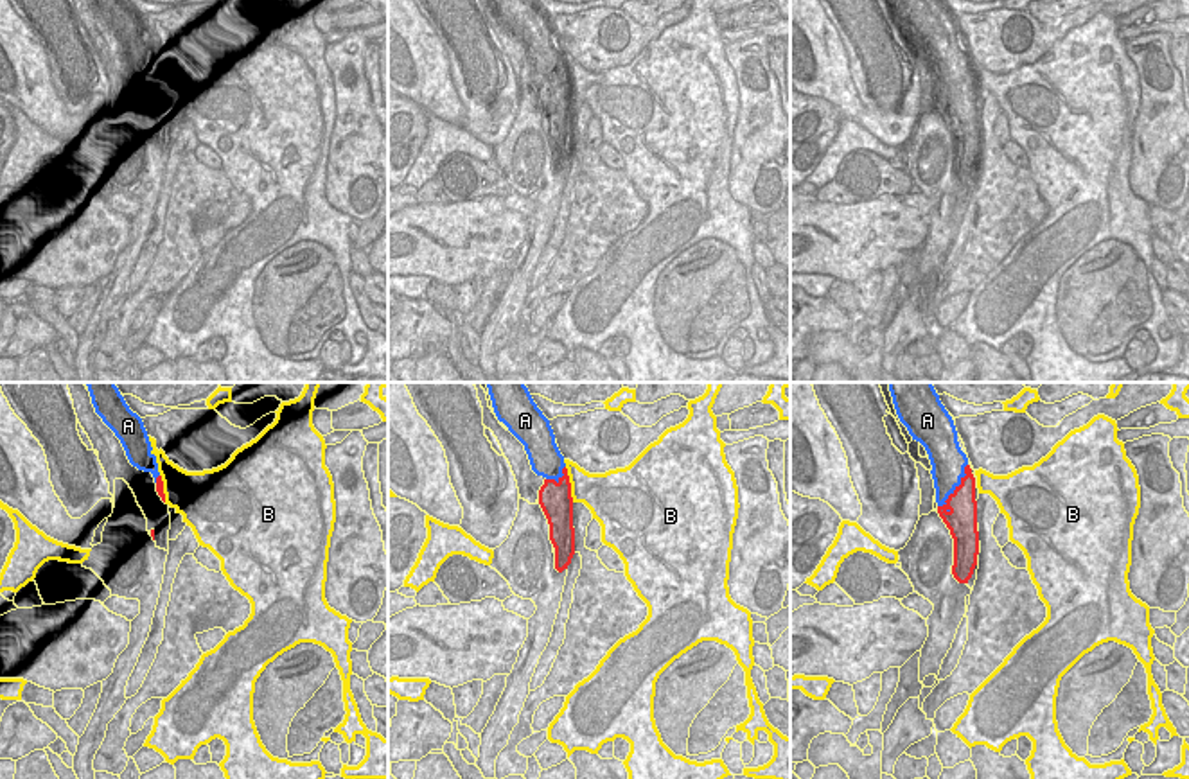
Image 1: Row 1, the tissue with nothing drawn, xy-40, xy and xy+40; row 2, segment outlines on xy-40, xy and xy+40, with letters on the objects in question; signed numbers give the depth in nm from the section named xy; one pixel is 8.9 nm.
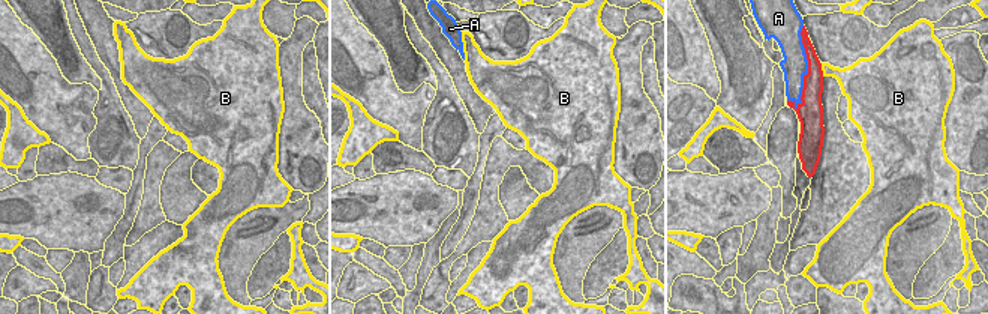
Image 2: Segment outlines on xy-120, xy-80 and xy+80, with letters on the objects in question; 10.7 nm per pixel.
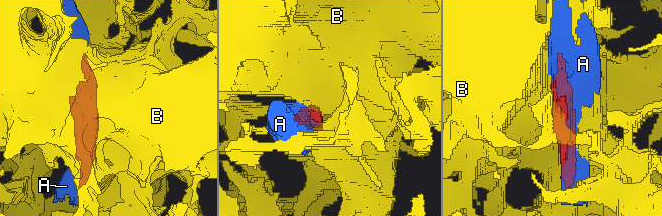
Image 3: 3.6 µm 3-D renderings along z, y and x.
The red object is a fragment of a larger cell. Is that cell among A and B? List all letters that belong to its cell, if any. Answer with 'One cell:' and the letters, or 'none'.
One cell: A

